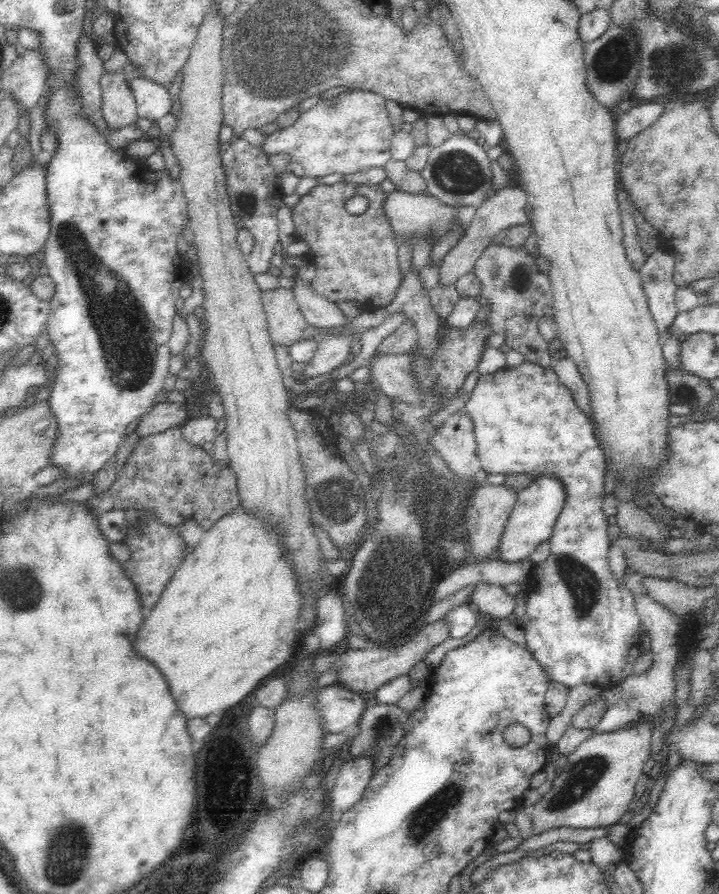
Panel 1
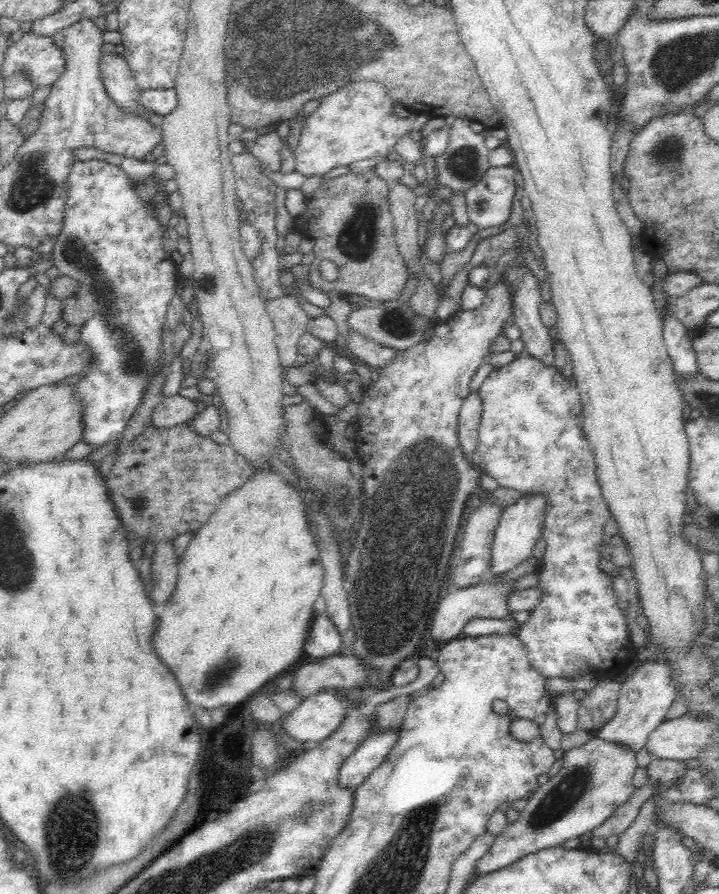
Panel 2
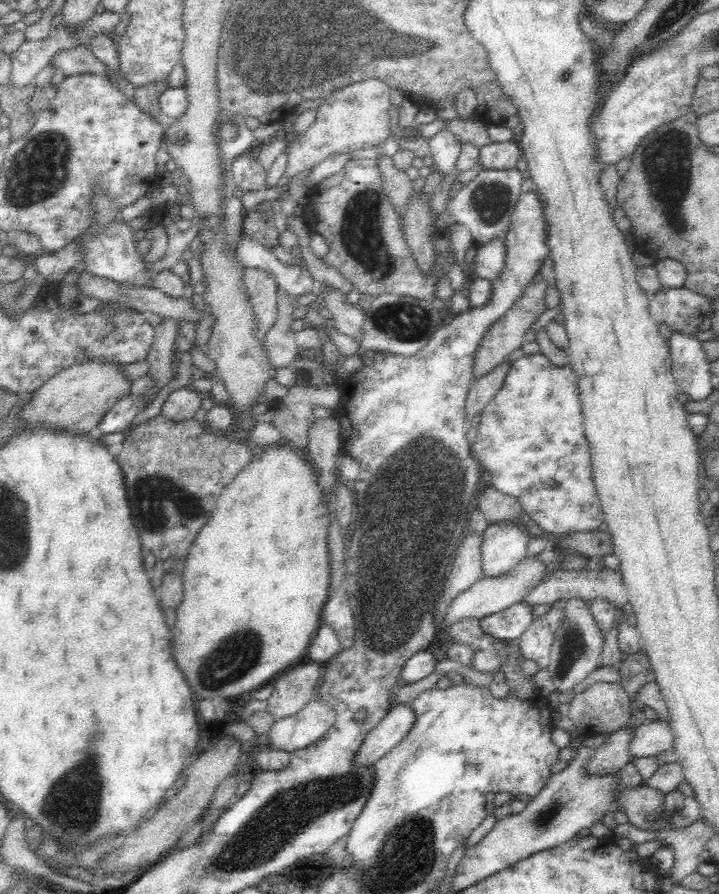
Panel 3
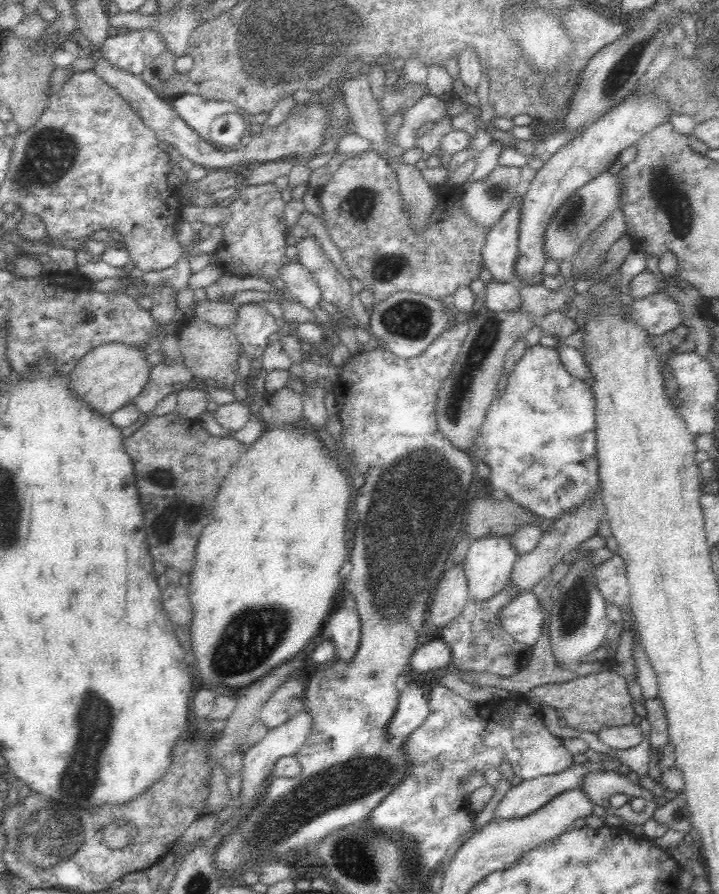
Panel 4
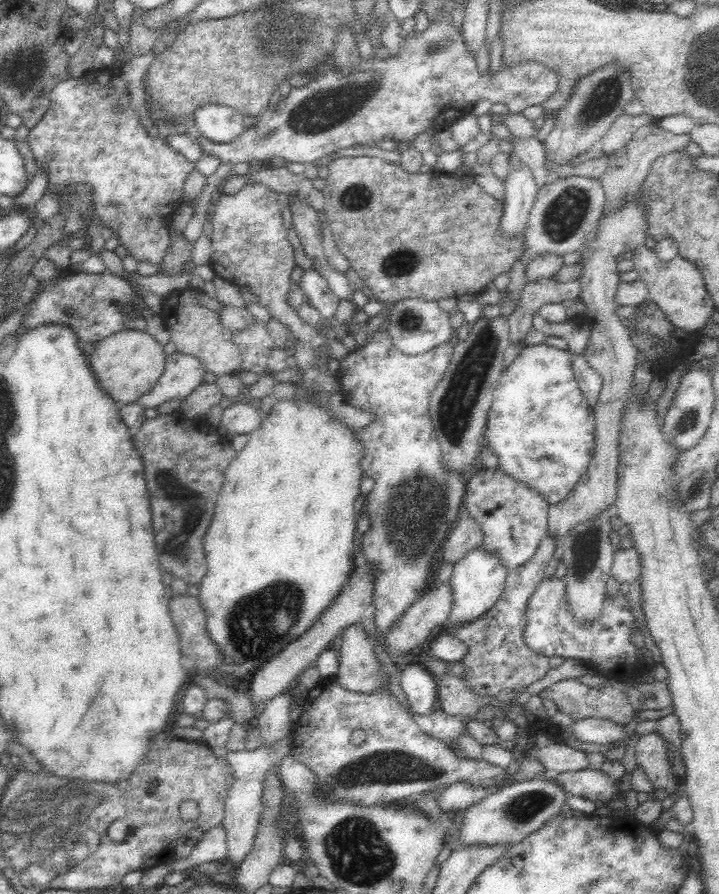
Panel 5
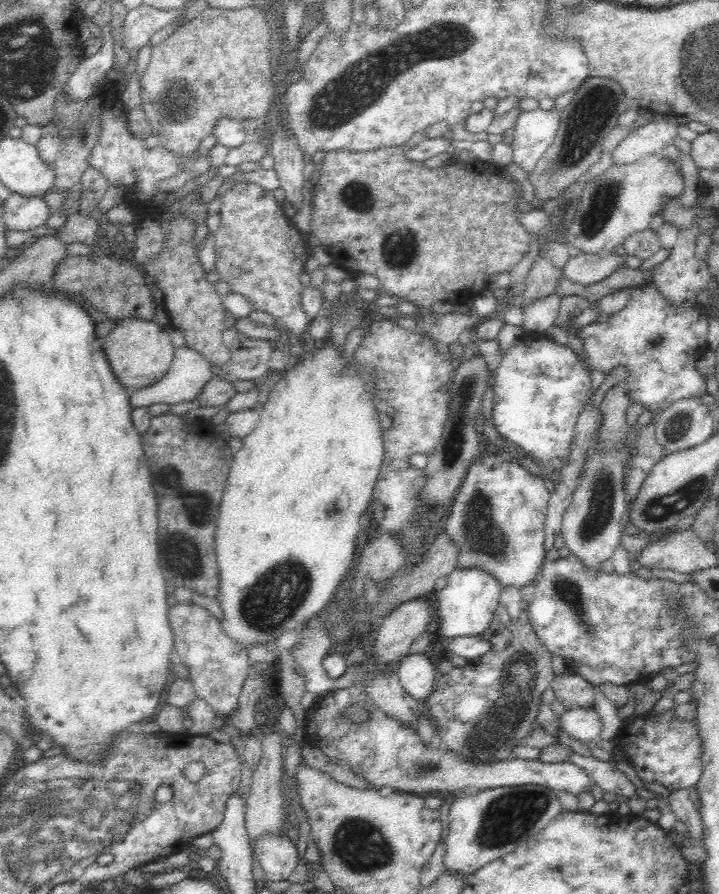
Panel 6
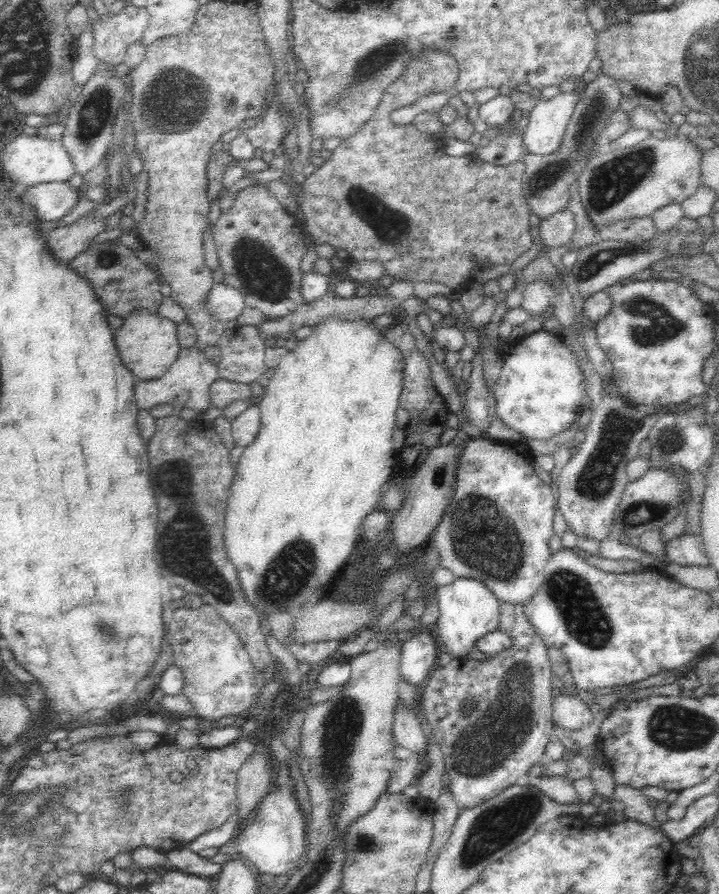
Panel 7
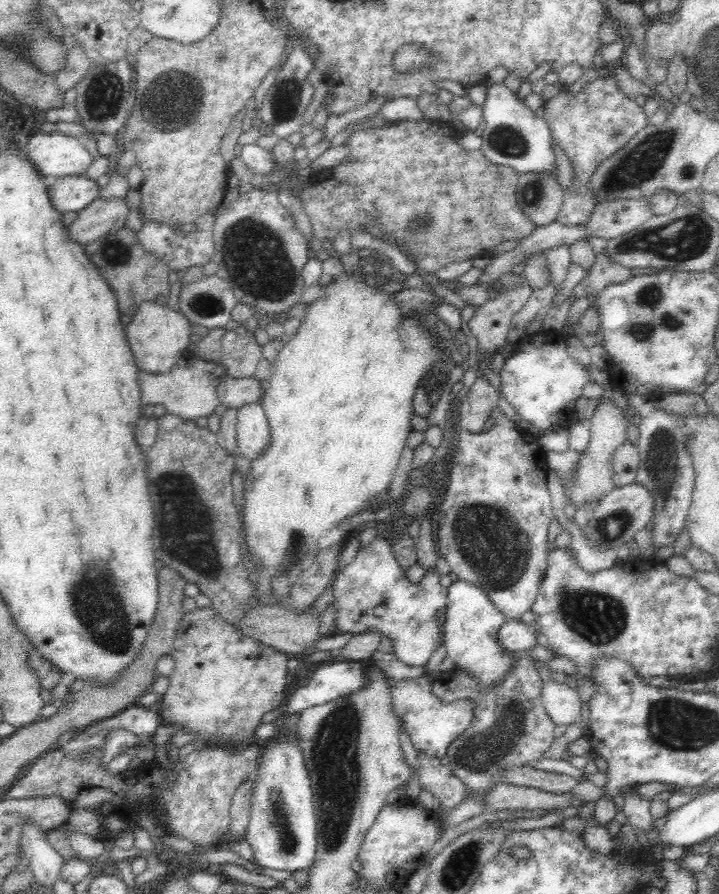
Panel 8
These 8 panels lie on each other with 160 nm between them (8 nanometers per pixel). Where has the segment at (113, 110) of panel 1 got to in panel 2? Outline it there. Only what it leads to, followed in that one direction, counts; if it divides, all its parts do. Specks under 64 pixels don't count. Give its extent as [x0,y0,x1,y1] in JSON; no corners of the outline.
[99,52,139,114]

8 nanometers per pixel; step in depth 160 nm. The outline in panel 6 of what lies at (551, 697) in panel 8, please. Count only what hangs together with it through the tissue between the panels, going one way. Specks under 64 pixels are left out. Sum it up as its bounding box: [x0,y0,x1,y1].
[560,708,603,742]

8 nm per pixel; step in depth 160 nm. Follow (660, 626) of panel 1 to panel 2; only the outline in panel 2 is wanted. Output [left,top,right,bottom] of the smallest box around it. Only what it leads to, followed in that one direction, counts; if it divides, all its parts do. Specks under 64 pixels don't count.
[591,655,677,752]

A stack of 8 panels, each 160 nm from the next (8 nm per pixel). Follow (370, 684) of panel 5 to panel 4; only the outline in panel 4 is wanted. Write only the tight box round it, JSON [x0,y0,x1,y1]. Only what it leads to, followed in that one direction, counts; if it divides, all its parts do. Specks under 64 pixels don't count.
[324,603,361,660]

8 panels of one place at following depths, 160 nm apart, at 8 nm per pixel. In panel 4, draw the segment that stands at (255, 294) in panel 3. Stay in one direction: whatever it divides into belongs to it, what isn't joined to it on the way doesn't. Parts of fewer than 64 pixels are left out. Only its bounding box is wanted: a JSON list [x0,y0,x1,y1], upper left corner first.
[232,302,281,358]

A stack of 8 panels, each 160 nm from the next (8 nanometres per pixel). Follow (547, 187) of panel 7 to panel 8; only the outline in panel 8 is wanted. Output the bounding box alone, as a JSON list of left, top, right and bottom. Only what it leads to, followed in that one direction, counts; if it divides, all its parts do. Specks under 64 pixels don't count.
[517,170,564,227]

